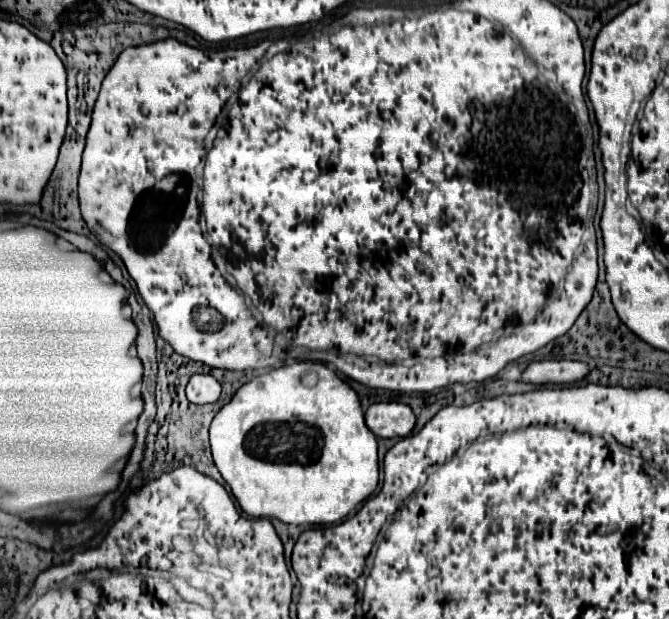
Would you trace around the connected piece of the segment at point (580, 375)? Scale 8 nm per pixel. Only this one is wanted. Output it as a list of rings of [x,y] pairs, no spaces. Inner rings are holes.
[[[540,360],[532,362],[524,372],[522,380],[532,384],[574,384],[590,374],[590,366],[574,360]]]

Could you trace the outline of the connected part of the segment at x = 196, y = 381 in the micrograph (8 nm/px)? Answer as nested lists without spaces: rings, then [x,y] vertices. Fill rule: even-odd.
[[[194,374],[186,386],[186,396],[192,404],[210,404],[220,398],[220,382],[212,374]]]

